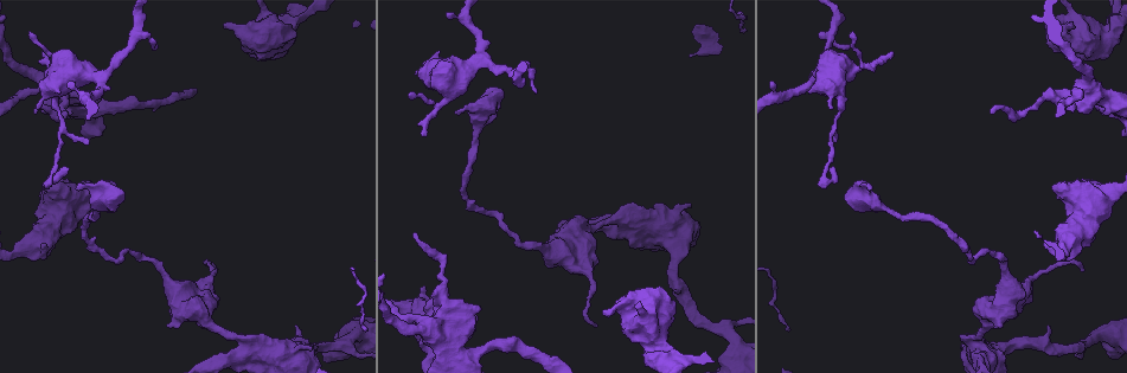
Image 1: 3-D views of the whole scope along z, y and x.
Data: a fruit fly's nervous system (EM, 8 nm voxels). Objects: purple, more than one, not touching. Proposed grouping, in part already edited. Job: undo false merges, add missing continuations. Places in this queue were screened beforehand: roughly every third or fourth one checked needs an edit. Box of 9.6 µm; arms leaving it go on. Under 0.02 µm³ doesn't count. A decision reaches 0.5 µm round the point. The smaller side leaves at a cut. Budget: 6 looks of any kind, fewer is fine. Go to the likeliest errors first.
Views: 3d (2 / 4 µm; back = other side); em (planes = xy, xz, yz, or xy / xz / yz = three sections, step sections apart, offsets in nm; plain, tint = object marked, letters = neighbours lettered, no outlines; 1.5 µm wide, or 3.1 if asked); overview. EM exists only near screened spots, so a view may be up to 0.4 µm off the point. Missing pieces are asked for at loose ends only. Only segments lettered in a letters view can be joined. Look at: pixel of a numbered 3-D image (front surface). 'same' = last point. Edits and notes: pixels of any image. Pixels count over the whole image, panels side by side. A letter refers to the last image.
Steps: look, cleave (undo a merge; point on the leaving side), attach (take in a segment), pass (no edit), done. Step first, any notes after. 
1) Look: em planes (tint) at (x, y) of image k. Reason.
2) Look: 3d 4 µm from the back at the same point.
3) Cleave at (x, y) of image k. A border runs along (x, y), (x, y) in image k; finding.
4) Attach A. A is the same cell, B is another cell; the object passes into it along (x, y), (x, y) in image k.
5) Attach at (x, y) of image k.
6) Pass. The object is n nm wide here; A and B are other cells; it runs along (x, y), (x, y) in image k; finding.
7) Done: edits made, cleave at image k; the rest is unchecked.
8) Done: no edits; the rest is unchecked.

Look: em xz step 8 (letters) at (43, 52) of image 1. Branch stops here.

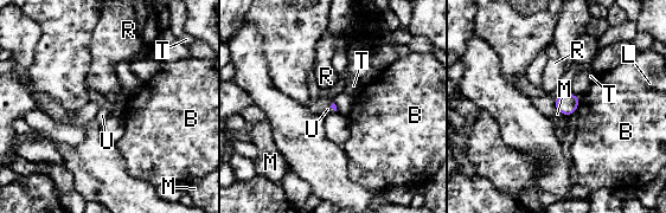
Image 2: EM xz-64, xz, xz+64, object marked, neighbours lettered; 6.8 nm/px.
Look: em planes (letters) at the same point. Cut it another way.

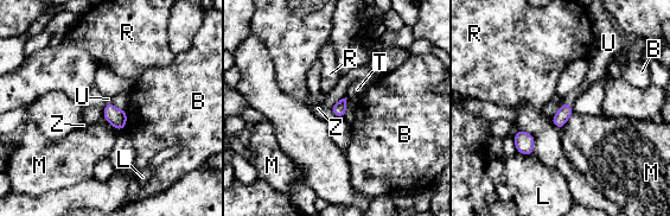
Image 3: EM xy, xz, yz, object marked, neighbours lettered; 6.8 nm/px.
Attach U. U is the same cell, B, L, M, R, T and Z are other cells; the object passes into it along (565, 112), (568, 103), (592, 76) in image 3; the cell continues.

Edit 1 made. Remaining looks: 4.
Look: overview. See it whole again.

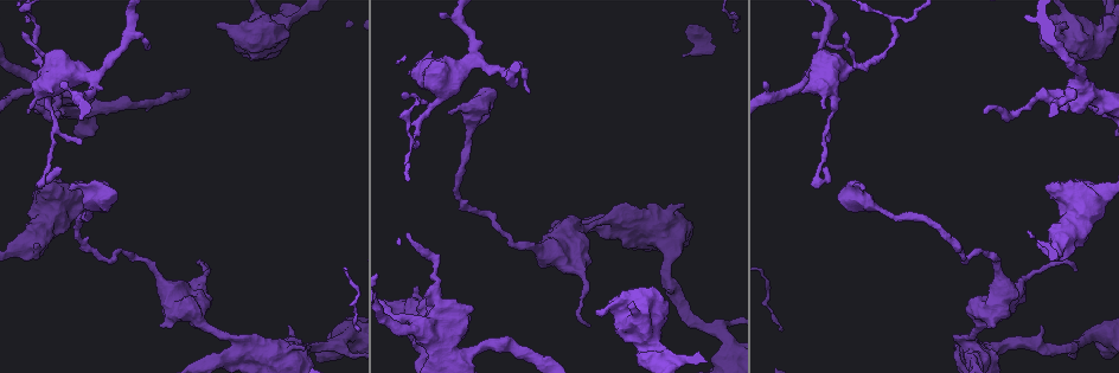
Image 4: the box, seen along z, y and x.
Look: em xy step 8 (letters) at (862, 190) of image 4.

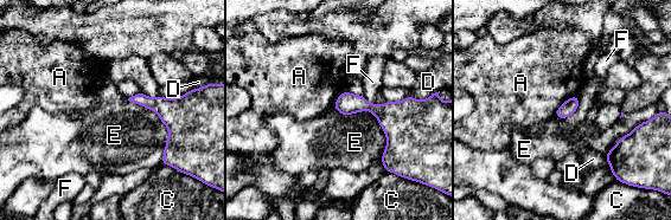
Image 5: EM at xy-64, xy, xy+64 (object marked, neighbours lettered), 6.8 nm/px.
Look: em planes (letters) at the same point. Cut it another way.

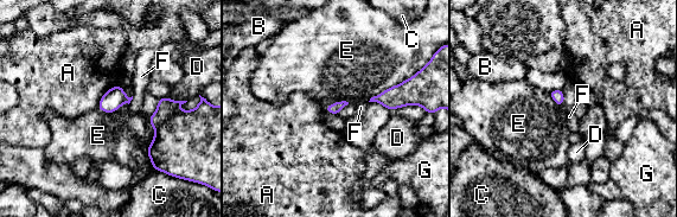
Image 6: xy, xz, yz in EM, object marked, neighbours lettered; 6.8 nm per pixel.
Pass. The longest contact is with E, 360 nm; A, B, C, D, E, F and G are other cells; no lettered segment goes on from it.

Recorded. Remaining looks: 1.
Done: edits made, attach at image 3; the rest is unchecked.

